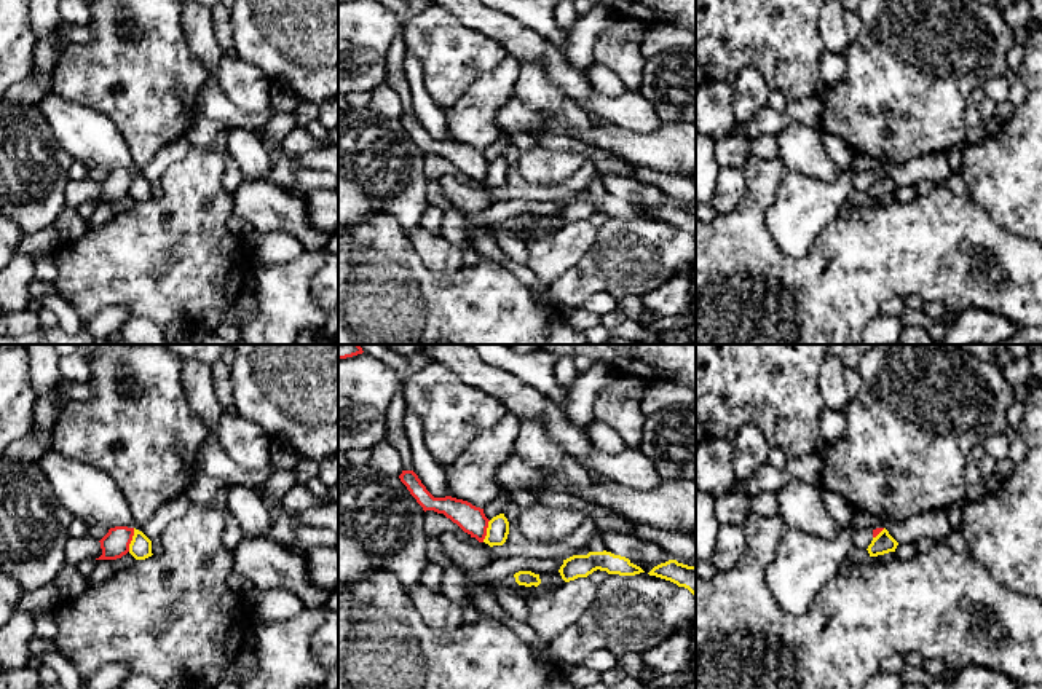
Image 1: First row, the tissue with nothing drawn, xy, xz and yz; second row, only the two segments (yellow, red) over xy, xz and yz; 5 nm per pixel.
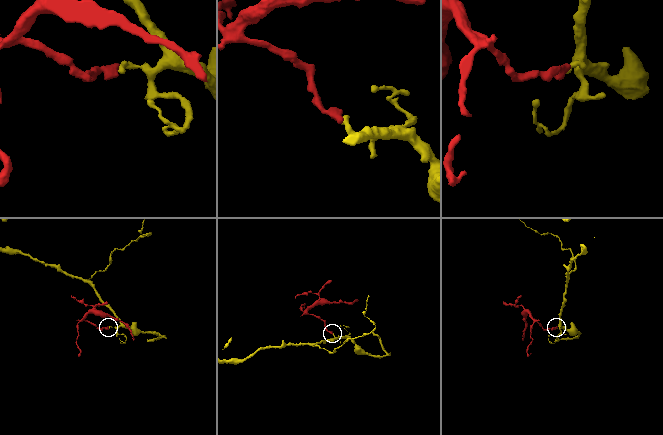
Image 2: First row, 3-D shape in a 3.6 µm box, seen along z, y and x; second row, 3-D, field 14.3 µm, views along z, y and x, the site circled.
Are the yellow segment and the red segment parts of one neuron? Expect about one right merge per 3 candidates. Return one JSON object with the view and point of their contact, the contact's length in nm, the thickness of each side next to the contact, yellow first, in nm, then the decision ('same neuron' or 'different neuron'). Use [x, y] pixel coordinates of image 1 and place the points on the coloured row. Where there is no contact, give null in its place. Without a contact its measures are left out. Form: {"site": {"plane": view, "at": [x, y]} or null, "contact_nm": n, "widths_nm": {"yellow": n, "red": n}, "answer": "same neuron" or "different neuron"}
{"site": {"plane": "xy", "at": [133, 539]}, "contact_nm": 120, "widths_nm": {"yellow": 110, "red": 140}, "answer": "different neuron"}

